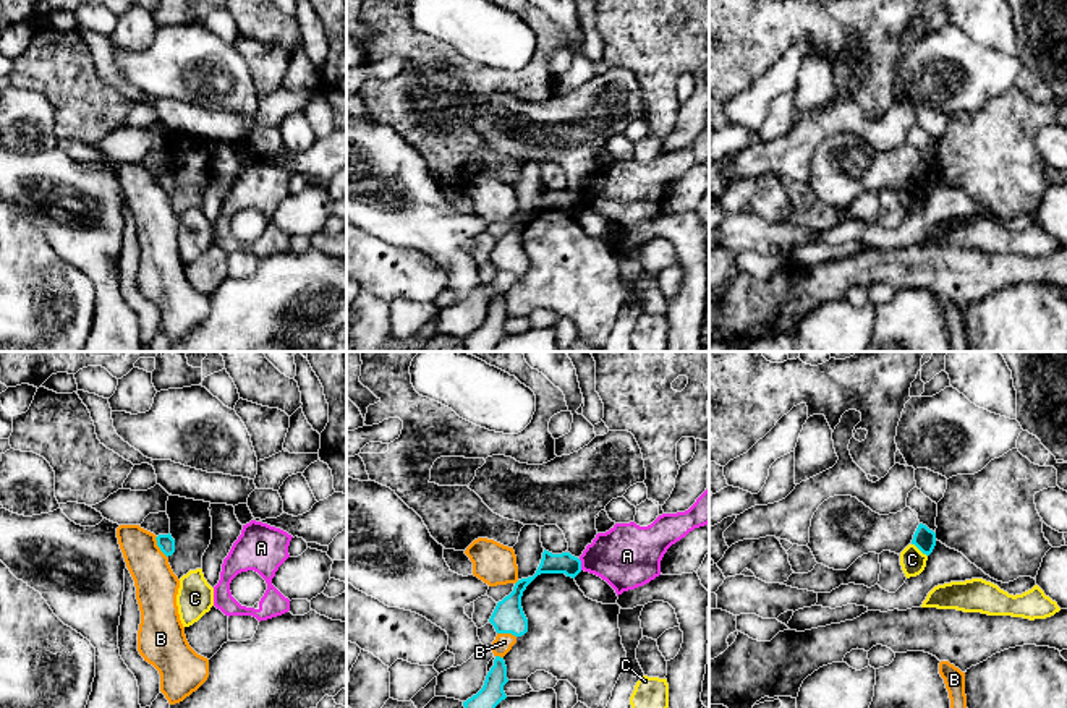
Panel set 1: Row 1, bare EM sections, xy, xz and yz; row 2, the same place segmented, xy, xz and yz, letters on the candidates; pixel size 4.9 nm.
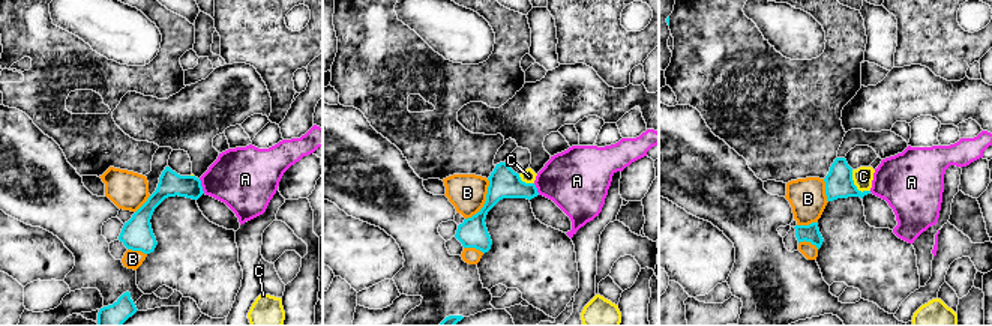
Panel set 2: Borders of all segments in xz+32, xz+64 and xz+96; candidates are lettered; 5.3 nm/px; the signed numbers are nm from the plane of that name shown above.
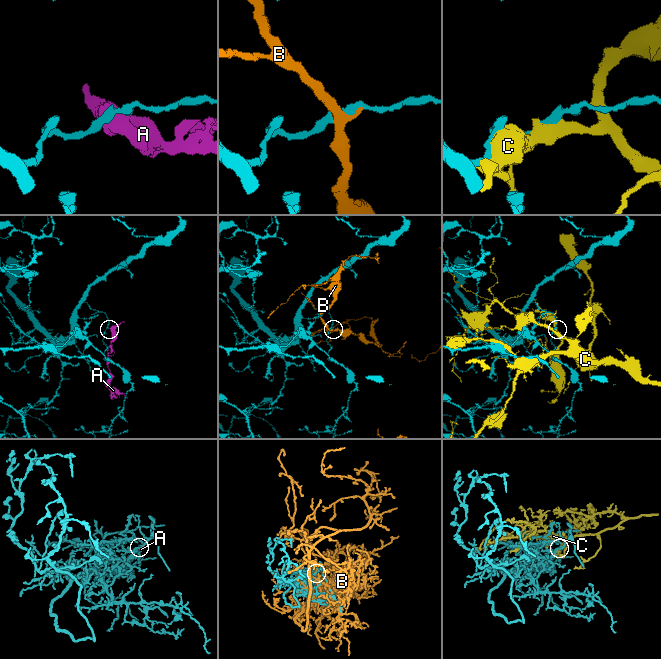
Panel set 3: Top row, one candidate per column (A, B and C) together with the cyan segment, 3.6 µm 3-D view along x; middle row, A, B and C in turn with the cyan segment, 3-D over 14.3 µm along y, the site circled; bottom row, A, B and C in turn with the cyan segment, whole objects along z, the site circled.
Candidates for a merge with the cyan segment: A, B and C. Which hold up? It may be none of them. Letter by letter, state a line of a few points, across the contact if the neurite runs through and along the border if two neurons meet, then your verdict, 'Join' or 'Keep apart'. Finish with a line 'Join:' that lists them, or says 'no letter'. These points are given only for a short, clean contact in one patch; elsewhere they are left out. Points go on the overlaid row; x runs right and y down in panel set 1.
A: Line: xz (578, 559), (582, 569). Keep apart
B: Keep apart
C: Keep apart
Join: no letter

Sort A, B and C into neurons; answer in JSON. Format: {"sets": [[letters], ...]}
{"sets": [["A"], ["B"], ["C"]]}

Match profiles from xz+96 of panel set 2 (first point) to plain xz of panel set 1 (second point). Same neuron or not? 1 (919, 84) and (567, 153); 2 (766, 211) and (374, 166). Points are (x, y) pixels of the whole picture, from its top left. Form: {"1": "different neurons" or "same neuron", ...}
{"1": "same neuron", "2": "same neuron"}

